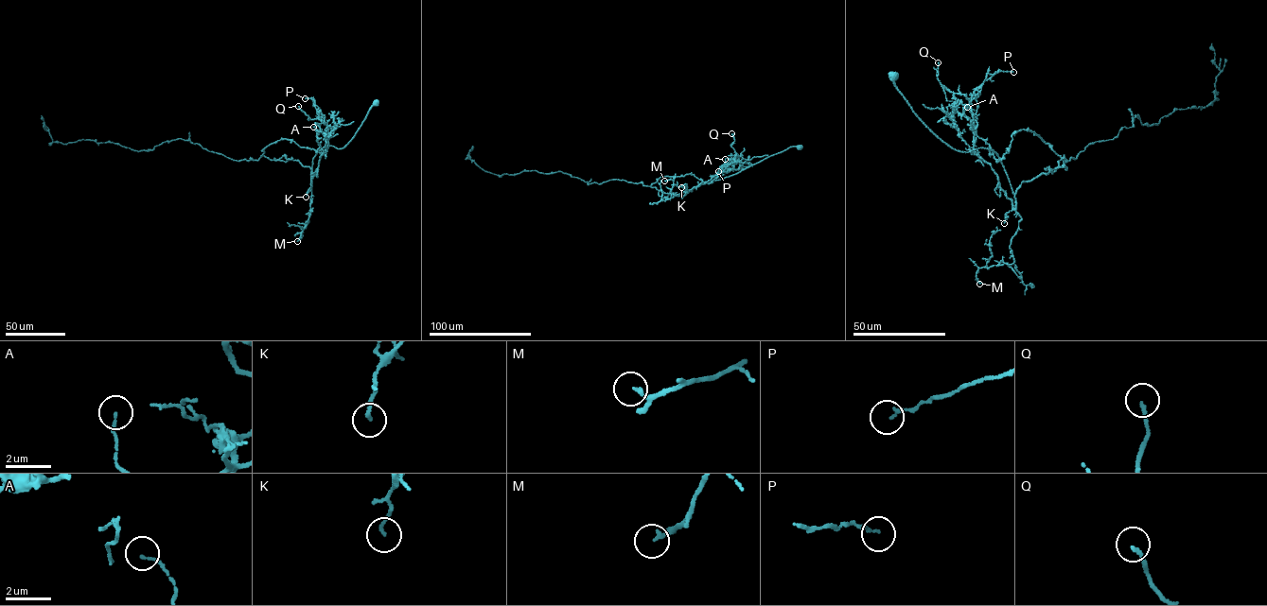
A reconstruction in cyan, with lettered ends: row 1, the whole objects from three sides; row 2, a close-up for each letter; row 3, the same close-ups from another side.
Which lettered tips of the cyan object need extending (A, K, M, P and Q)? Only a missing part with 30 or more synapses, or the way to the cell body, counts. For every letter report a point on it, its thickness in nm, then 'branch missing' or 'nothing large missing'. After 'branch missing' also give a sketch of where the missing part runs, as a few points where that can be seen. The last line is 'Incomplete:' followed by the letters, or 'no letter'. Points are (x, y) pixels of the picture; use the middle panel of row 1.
A: at (725, 159); 110 nm thick; nothing large missing
K: at (681, 187); 140 nm thick; nothing large missing
M: at (664, 181); 130 nm thick; nothing large missing
P: at (718, 171); 110 nm thick; nothing large missing
Q: at (731, 133); 160 nm thick; nothing large missing
Incomplete: no letter

